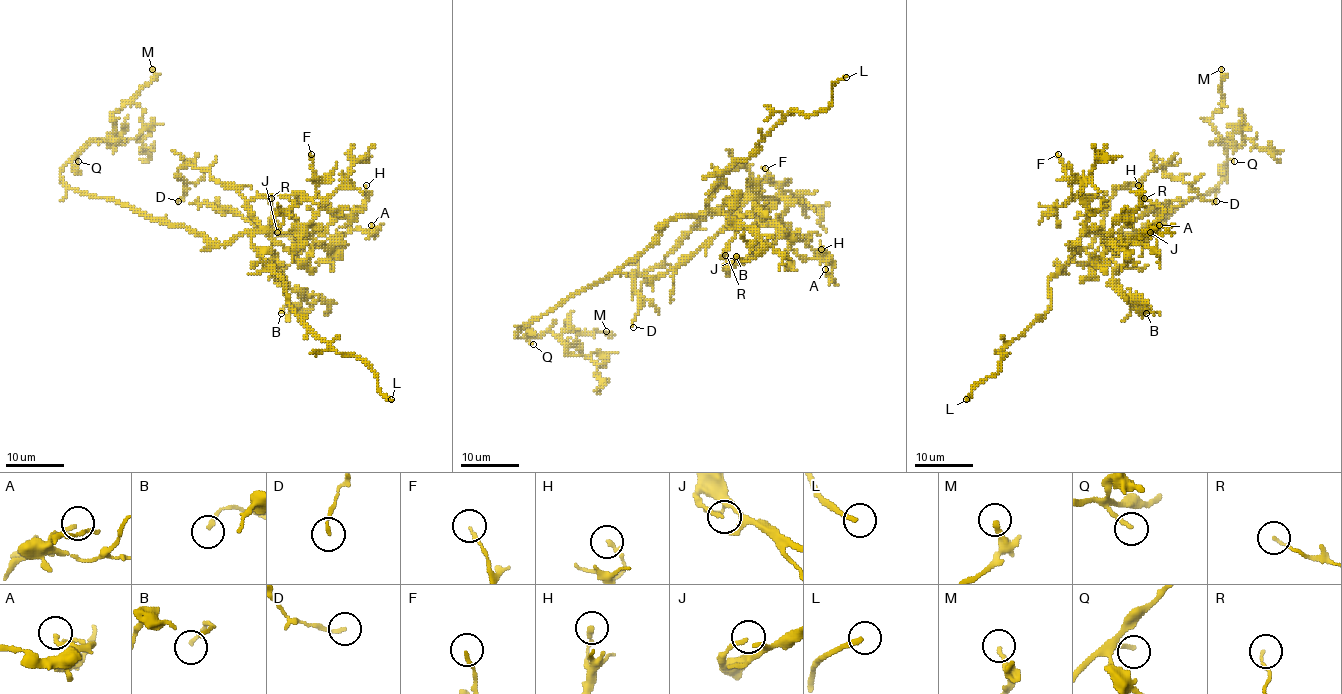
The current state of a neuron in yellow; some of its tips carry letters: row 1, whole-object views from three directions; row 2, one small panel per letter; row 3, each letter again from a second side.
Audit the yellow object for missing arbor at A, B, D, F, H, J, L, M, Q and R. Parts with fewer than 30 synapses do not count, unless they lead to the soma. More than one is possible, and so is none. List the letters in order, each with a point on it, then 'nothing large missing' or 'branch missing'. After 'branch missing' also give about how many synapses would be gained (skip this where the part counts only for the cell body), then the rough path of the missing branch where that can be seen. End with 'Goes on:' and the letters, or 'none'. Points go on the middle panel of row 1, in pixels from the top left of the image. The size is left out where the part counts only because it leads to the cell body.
A: at (825, 269); nothing large missing
B: at (736, 256); nothing large missing
D: at (633, 327); nothing large missing
F: at (765, 168); nothing large missing
H: at (821, 249); nothing large missing
J: at (731, 261); nothing large missing
L: at (846, 77); branch missing
M: at (606, 331); nothing large missing
Q: at (533, 344); branch missing; about 30 synapses; missing branch runs (533, 344), (552, 344), (558, 349), (558, 355), (564, 356), (586, 378)
R: at (725, 255); nothing large missing
Goes on: L, Q

